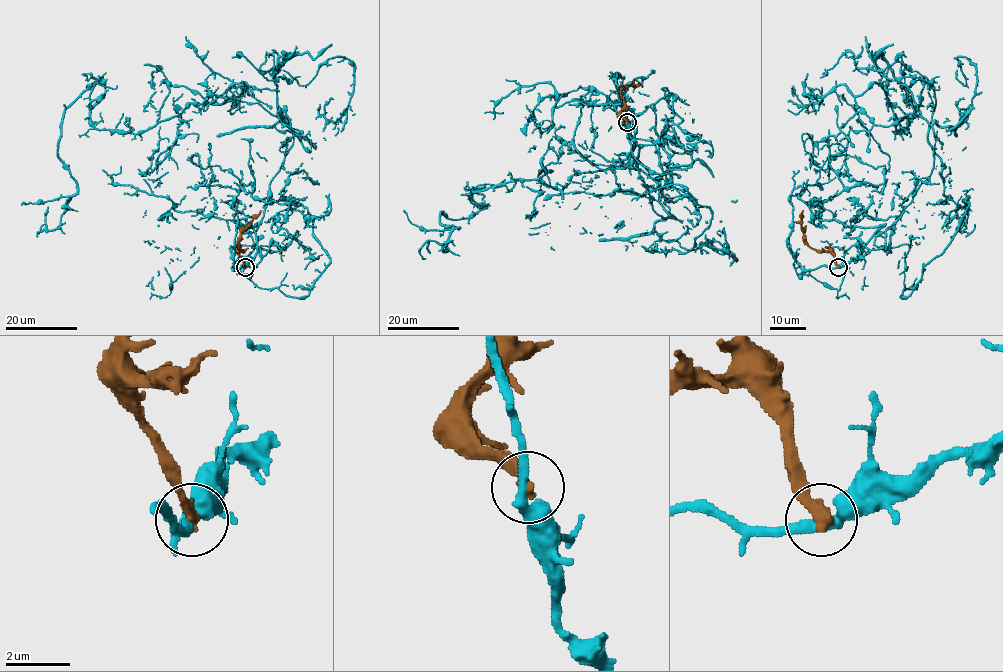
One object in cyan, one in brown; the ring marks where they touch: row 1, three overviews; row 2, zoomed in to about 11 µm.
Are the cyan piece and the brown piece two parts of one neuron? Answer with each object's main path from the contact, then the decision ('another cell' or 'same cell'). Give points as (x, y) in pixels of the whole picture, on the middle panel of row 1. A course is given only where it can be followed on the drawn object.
cyan via (626, 122), (675, 219), (669, 154), (636, 138), (562, 190), (474, 191), (426, 258) | brown via (627, 122), (620, 113), (621, 91), (629, 85), (642, 87) | another cell

